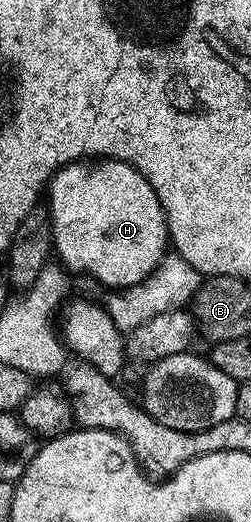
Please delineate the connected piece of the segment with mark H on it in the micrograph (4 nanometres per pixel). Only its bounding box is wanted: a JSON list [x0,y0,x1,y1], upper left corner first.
[46,159,169,287]

